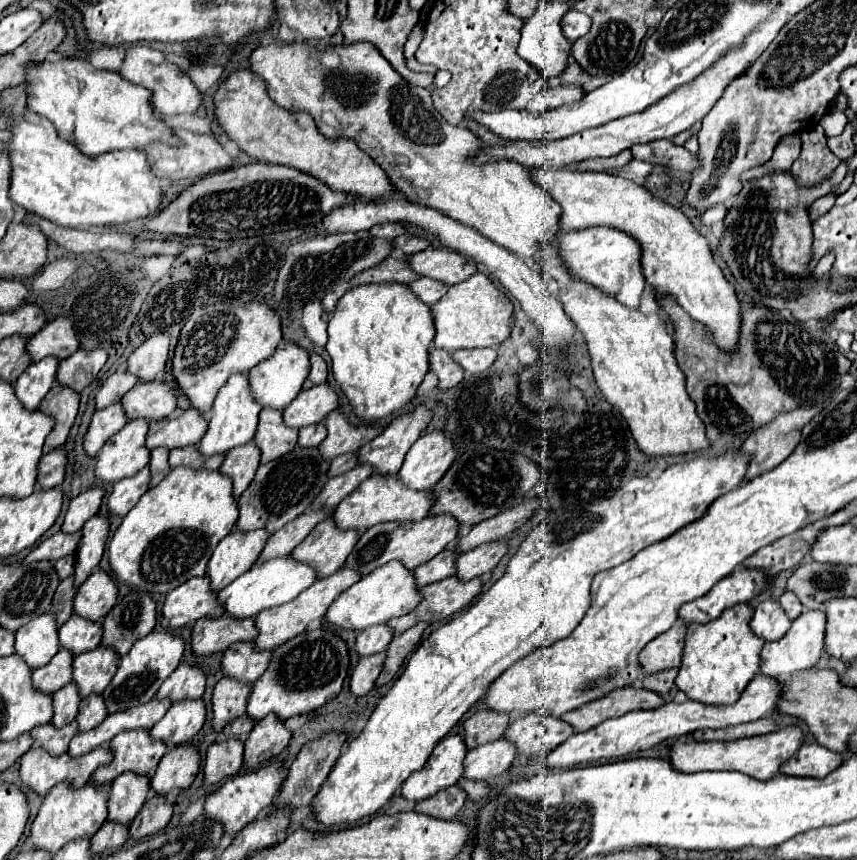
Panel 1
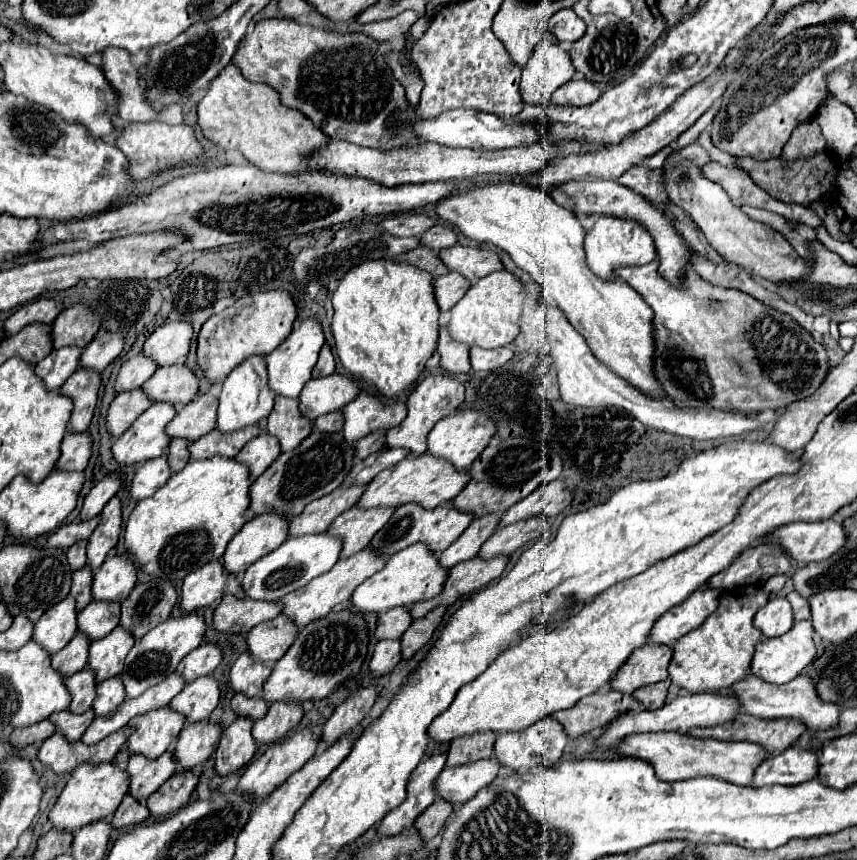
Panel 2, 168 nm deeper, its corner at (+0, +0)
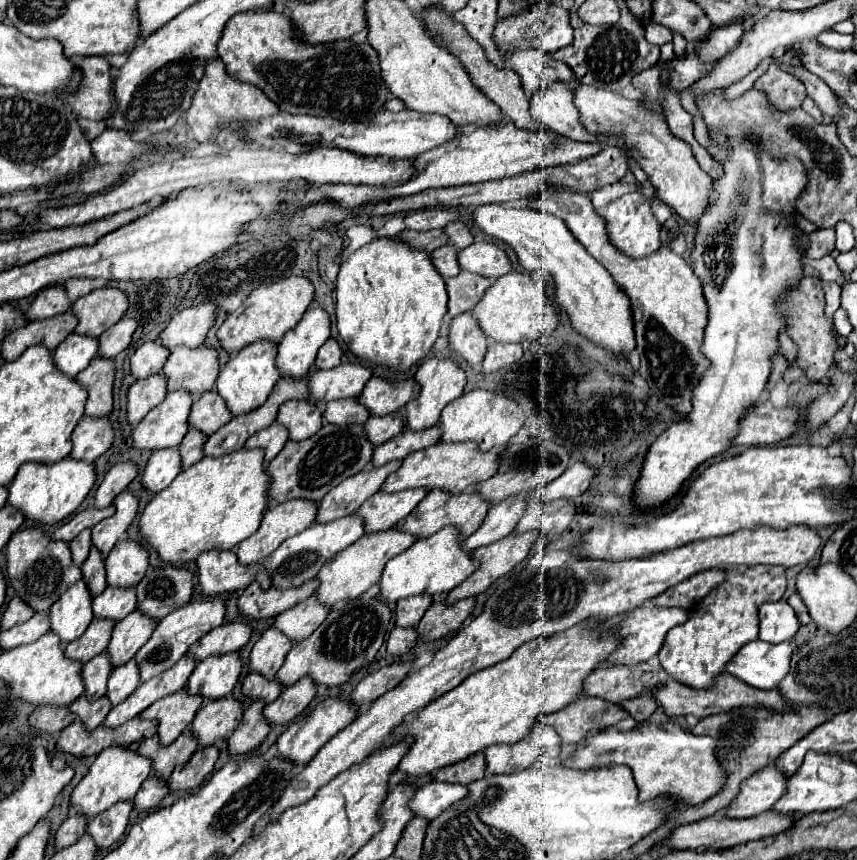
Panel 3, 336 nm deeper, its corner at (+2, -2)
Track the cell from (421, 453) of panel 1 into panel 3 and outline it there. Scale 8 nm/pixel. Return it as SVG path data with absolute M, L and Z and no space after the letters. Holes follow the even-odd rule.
M472 390L468 394L462 394L452 404L448 404L438 420L440 428L440 442L476 442L478 450L490 452L490 450L504 450L510 438L518 434L518 430L524 424L524 412L520 406L504 394L488 392L488 390Z

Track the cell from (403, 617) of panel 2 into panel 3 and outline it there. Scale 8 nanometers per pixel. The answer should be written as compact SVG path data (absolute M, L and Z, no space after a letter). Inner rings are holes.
M410 596L404 598L396 604L396 626L400 628L412 628L416 622L420 622L420 618L424 616L424 612L428 610L428 606L432 604L432 596Z

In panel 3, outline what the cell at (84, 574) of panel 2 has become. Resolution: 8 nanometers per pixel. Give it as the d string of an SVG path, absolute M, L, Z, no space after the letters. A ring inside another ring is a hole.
M96 548L90 550L90 556L82 564L82 580L86 582L92 598L98 596L100 592L104 592L104 588L106 588L106 580L104 580L104 560L98 554Z

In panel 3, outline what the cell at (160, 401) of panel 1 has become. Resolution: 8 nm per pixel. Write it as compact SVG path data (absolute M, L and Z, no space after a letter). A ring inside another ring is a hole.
M174 348L162 366L162 376L168 382L168 392L186 390L200 396L212 388L212 376L218 378L218 358L214 350L200 348Z

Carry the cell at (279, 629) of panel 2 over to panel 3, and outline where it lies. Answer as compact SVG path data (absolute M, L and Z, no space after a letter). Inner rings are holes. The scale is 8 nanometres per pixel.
M310 596L298 606L278 614L274 618L272 628L282 632L292 644L298 644L324 622L326 614L328 614L328 608L320 608L320 604L316 604L316 600L312 600Z

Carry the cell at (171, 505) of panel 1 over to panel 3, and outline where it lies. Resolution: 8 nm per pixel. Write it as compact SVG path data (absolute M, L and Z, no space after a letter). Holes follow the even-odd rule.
M242 448L218 458L204 456L146 504L138 534L170 566L186 566L208 550L236 548L258 530L268 506L268 500L264 500L264 488L268 488L264 468L264 450L260 448Z

